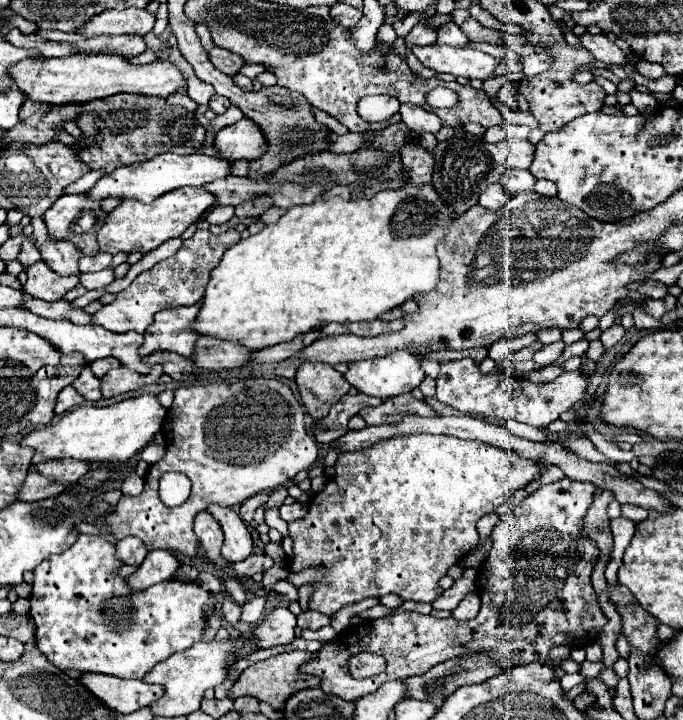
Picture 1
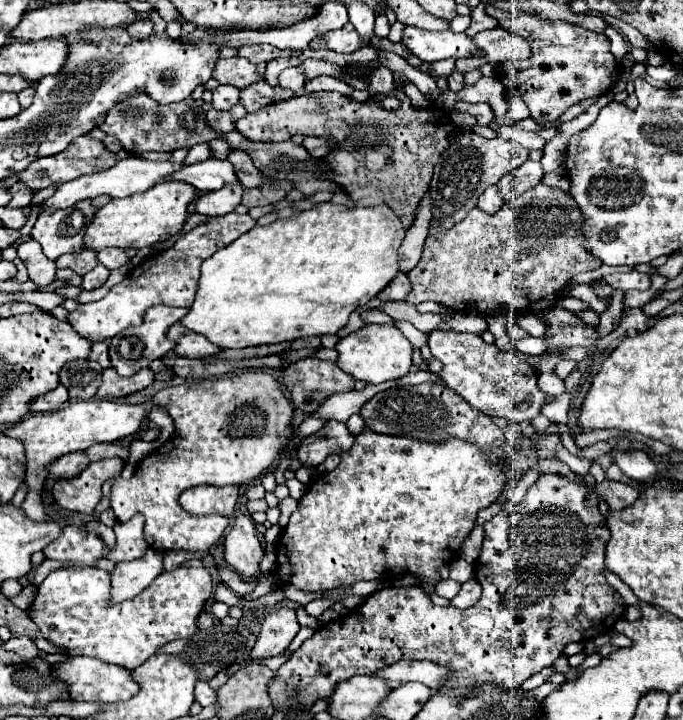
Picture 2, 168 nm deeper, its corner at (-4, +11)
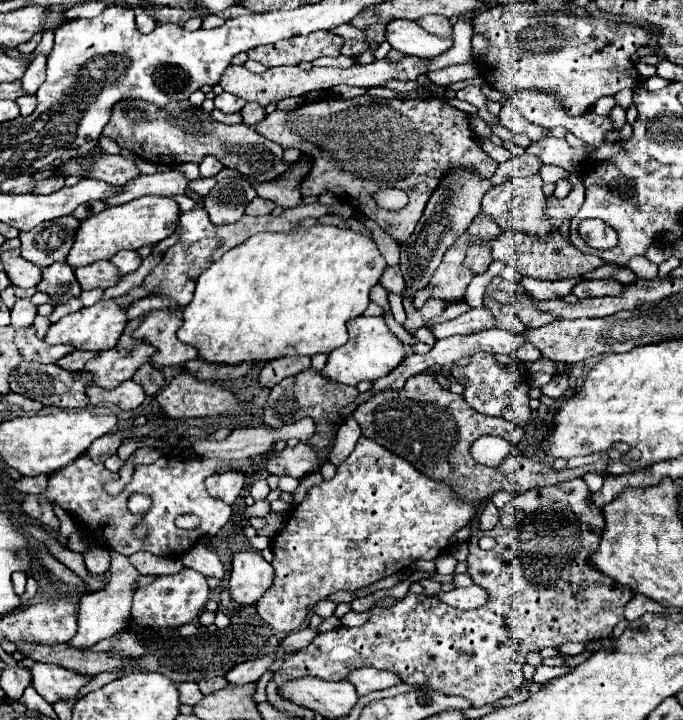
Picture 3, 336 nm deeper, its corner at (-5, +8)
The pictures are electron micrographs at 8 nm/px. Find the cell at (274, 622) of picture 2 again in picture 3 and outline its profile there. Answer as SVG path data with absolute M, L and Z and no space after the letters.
M274 652L270 656L262 656L258 660L250 660L250 662L242 662L238 666L234 666L224 678L228 684L236 684L236 686L256 682L268 670L268 666L272 662L274 662Z

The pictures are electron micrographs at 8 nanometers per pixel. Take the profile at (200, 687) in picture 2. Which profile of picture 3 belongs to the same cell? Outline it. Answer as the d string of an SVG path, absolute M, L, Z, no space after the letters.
M182 682L182 684L176 684L178 692L180 692L180 702L182 704L198 704L198 700L202 700L202 692L198 690L198 686L194 682Z

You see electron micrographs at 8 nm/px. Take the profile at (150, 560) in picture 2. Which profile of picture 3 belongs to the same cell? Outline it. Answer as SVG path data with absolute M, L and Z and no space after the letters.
M110 550L112 556L112 566L110 566L110 580L108 588L104 592L92 592L92 594L82 594L80 596L80 610L78 610L78 632L76 636L68 642L70 648L74 650L86 650L92 648L96 642L114 636L114 632L120 632L122 628L128 626L130 620L130 604L132 604L132 594L134 594L134 584L138 580L138 570L128 562L126 556Z

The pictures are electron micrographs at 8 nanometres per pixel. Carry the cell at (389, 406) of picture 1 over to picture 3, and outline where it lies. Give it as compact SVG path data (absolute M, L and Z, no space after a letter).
M426 374L408 378L404 388L400 390L376 392L352 412L352 418L358 422L362 436L372 438L386 450L408 460L414 468L420 468L422 474L426 474L428 478L448 484L458 494L458 498L466 498L476 508L480 508L484 500L488 500L492 494L500 490L506 490L510 494L522 494L536 486L582 478L586 472L598 472L606 476L604 470L608 462L596 462L574 470L564 468L560 472L554 472L550 466L539 461L524 455L511 454L498 468L478 464L470 454L470 446L474 444L474 440L478 440L484 434L492 434L502 436L510 444L518 444L520 440L524 440L524 428L518 428L502 418L478 414L474 408L466 404L462 396L442 390L438 380Z

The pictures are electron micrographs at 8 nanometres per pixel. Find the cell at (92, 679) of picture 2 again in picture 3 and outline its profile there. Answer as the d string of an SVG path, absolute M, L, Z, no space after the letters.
M36 662L30 668L30 674L32 674L34 690L48 704L54 704L58 700L76 698L78 690L90 682L88 676L80 676L72 670L58 668L56 664L42 664L42 662Z

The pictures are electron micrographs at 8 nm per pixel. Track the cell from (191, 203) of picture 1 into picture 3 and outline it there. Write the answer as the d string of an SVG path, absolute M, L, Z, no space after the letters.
M142 196L128 204L106 208L98 214L92 214L78 226L74 246L70 248L66 262L72 268L80 268L98 260L110 260L120 250L138 250L146 244L158 244L176 230L178 216L178 204L166 196Z

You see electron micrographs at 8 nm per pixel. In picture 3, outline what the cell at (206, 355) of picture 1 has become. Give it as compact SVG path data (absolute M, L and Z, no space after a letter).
M152 310L144 316L142 324L132 332L138 340L156 348L150 364L154 366L178 366L186 360L198 358L198 352L176 338L176 330L182 326L182 316L170 310Z

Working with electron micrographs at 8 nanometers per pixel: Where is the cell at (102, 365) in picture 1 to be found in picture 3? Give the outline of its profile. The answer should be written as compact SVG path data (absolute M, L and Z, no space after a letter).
M74 350L74 352L70 352L70 356L58 360L56 364L58 364L60 368L70 370L70 372L80 372L80 370L84 368L84 364L86 364L88 360L92 360L92 358L96 358L96 356L98 356L98 352L80 352L80 350Z

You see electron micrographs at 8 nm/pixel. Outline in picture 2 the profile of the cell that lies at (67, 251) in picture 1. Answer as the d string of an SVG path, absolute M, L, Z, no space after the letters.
M89 249L79 251L79 253L67 253L67 255L61 255L55 263L59 267L67 267L79 275L85 275L87 271L91 271L97 265L97 253L89 251Z

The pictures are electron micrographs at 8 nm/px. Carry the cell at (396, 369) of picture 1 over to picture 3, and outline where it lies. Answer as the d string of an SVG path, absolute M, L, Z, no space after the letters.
M358 316L354 320L348 320L346 326L348 326L348 332L350 332L350 340L342 348L330 352L328 362L322 370L324 378L328 378L332 382L356 386L360 380L378 380L378 378L386 376L390 370L394 370L404 360L404 356L406 356L404 346L388 330L382 316L378 316L378 318Z

